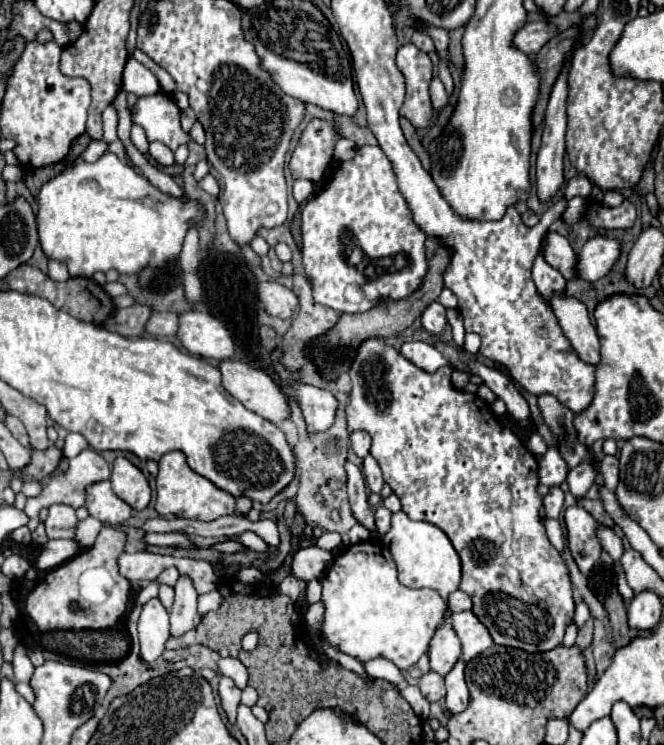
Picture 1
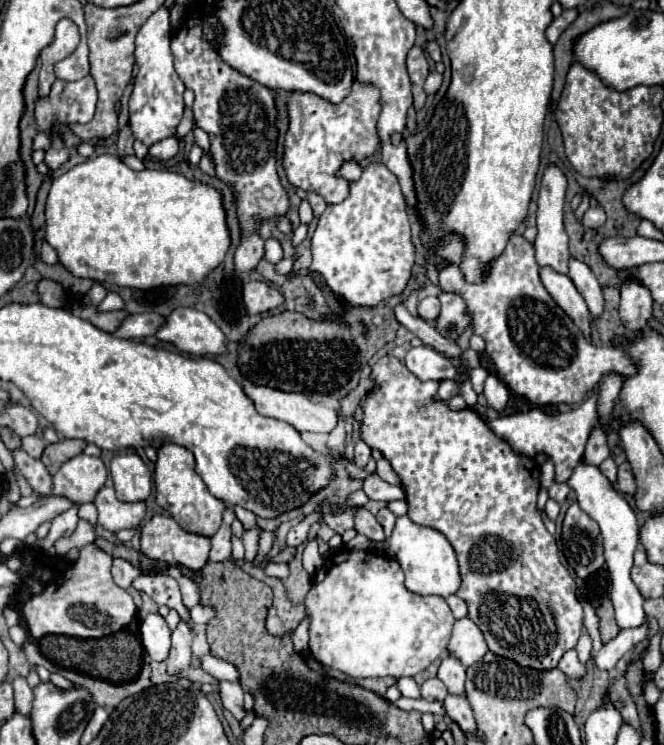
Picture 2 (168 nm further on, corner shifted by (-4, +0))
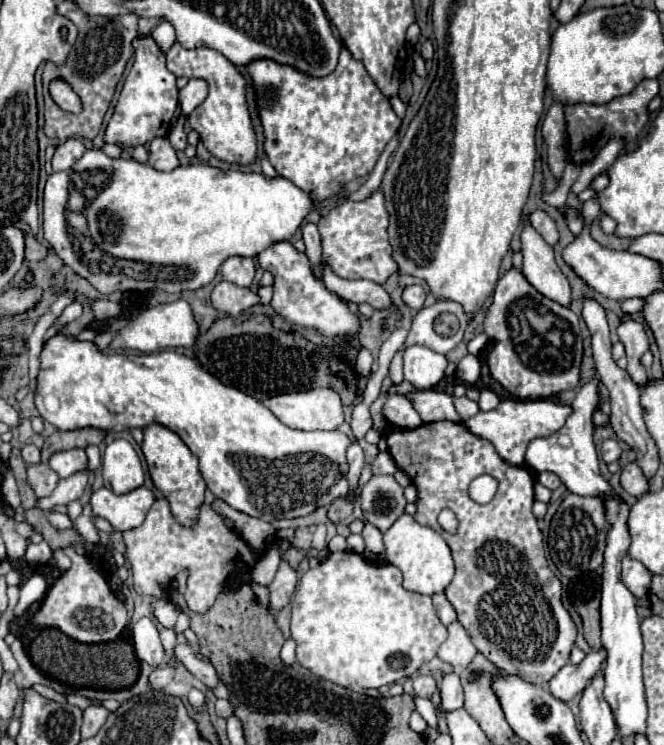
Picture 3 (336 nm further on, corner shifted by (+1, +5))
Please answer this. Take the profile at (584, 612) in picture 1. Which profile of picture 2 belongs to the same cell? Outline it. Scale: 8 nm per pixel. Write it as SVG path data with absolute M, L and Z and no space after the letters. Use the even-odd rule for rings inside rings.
M583 634L577 642L577 654L579 654L579 660L585 664L589 658L591 658L591 638L587 634Z

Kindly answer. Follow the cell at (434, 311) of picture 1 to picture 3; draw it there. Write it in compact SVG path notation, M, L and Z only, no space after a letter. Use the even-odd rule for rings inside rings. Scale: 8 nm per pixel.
M412 285L412 287L406 287L404 289L404 295L402 295L404 303L412 309L422 309L424 307L424 301L426 301L426 293L420 285Z

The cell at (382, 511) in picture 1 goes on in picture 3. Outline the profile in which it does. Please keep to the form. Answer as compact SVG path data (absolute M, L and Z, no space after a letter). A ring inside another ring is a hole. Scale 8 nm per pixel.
M374 475L360 495L364 519L376 525L382 533L404 513L406 499L402 487L392 475Z

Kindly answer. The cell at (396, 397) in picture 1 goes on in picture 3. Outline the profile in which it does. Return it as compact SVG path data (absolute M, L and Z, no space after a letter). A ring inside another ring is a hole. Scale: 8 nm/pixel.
M380 393L378 399L370 405L370 415L374 419L374 429L386 437L388 453L392 455L396 467L404 471L412 485L416 487L416 513L414 519L420 525L432 527L438 531L448 547L452 549L452 557L456 563L456 575L452 583L446 587L448 601L454 605L458 613L458 621L464 625L468 635L472 637L476 649L490 659L496 667L506 673L514 673L532 685L548 683L556 671L568 663L570 649L576 639L576 625L570 613L562 605L562 583L550 571L546 555L544 555L544 537L538 529L538 521L532 515L534 503L534 477L526 467L506 465L490 445L490 441L482 441L482 437L474 437L466 429L464 423L454 421L434 421L424 423L416 429L404 429L392 425L382 409L388 401L388 393ZM480 475L492 475L498 481L498 491L494 499L486 505L480 505L470 499L468 485ZM442 509L452 509L458 519L456 533L448 533L438 523L438 513Z

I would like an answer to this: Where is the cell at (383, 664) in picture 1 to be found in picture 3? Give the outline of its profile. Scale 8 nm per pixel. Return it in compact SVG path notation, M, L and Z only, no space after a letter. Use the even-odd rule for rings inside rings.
M414 695L414 703L416 703L416 711L426 719L426 723L428 723L430 727L436 727L436 709L434 709L432 701Z

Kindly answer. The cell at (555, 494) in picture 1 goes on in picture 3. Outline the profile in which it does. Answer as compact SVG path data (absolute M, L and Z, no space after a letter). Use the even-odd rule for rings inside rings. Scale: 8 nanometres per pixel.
M548 471L538 473L538 481L540 481L544 487L548 487L550 491L554 491L554 489L558 489L558 487L562 485L560 477L558 477L558 475L554 475L554 473L548 473Z

